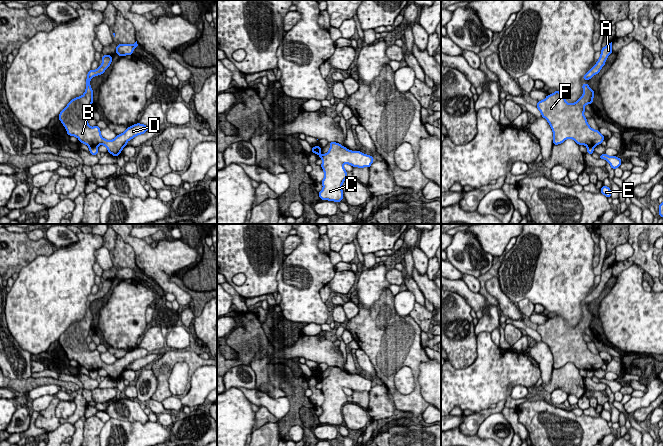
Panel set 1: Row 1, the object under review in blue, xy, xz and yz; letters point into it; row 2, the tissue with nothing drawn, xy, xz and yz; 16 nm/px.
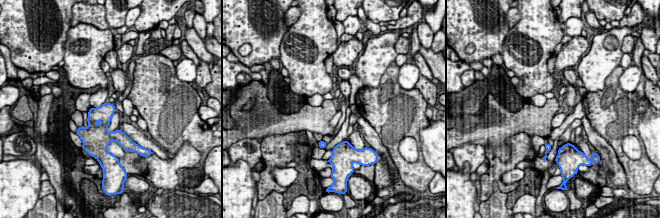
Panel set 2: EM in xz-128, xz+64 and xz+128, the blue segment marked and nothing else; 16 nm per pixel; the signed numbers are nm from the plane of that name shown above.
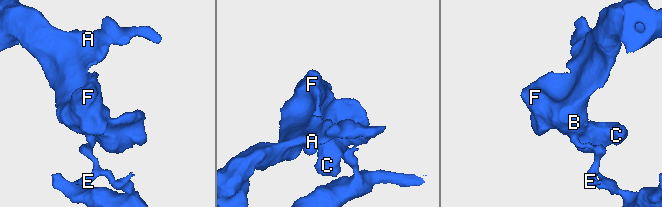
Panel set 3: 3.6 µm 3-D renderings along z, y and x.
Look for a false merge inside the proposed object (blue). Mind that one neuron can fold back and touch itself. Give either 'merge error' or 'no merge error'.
merge error

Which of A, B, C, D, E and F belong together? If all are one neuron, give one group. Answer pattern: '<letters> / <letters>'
A B C D F / E

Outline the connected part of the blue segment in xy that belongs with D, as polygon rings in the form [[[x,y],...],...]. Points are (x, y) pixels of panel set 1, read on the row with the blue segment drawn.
[[[112,55],[102,56],[102,64],[95,71],[91,69],[87,74],[84,94],[72,99],[58,117],[69,136],[77,137],[80,143],[84,143],[88,147],[104,145],[108,149],[108,153],[117,157],[121,154],[122,149],[127,146],[126,143],[129,140],[144,134],[149,128],[144,124],[137,123],[128,127],[124,133],[117,135],[113,140],[106,140],[101,136],[101,129],[97,125],[94,127],[89,126],[86,114],[93,103],[93,90],[90,80],[103,74],[111,62]]]

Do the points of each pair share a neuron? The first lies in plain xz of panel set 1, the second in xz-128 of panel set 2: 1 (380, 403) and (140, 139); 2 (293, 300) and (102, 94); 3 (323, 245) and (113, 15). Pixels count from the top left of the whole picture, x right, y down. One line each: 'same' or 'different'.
1: different
2: different
3: different

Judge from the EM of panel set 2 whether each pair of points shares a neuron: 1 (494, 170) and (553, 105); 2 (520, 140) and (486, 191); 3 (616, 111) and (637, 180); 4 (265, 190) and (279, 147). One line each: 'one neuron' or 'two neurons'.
1: two neurons
2: one neuron
3: one neuron
4: one neuron

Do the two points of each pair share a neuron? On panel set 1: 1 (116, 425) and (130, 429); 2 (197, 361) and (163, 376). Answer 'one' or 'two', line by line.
1: one
2: one

